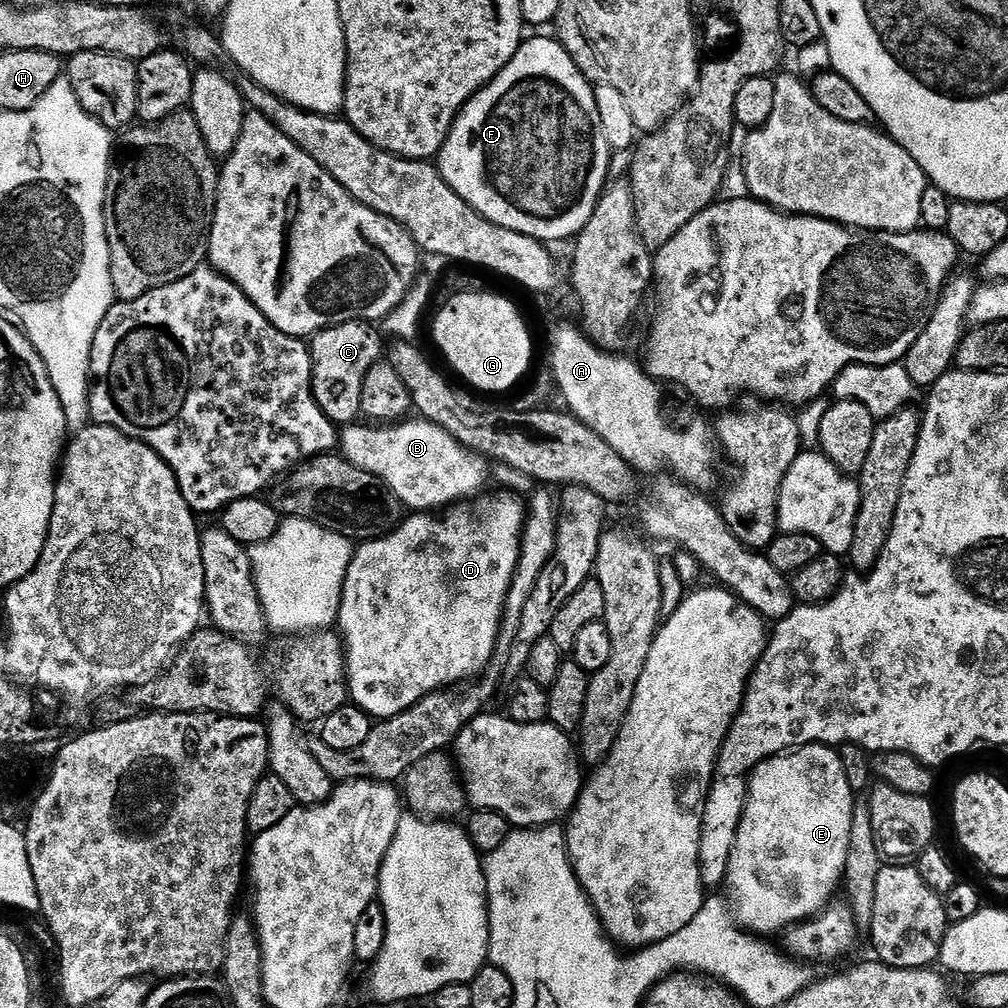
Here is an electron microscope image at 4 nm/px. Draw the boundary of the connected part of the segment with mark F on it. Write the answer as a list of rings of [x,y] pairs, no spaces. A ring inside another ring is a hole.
[[[540,36],[537,40],[525,39],[521,43],[512,61],[490,83],[484,85],[479,92],[475,92],[472,99],[460,109],[460,115],[452,123],[452,128],[448,132],[446,142],[438,157],[438,167],[442,178],[453,188],[454,194],[461,196],[474,211],[506,230],[526,234],[541,242],[568,239],[571,241],[579,236],[586,222],[590,222],[590,214],[594,214],[594,206],[600,201],[600,193],[604,191],[605,183],[610,176],[608,173],[610,149],[608,143],[600,136],[598,106],[593,85],[580,73],[578,66],[572,61],[570,54],[559,39],[551,39],[547,40],[546,37]]]

